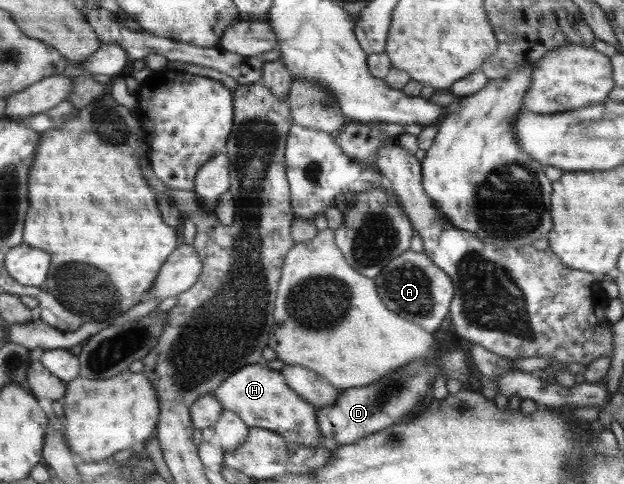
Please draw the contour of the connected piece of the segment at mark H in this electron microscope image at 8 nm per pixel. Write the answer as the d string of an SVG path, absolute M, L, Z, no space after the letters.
M261 363L247 365L237 370L211 393L223 409L233 411L248 427L273 430L287 441L307 447L319 446L324 437L317 426L316 407L293 392L280 371L270 369Z

